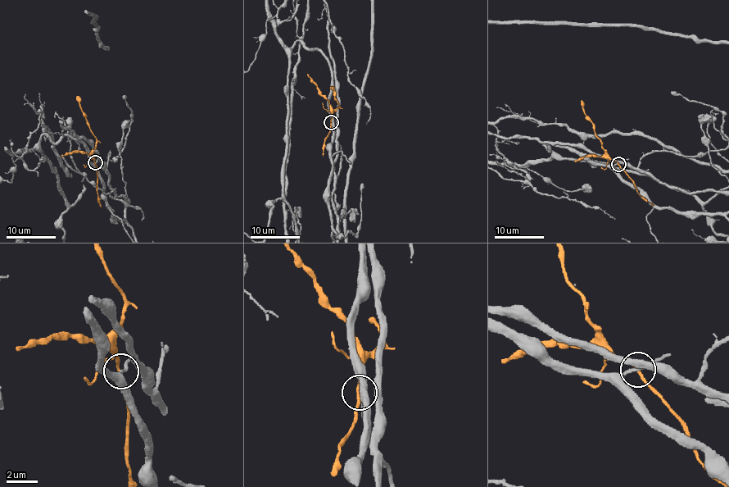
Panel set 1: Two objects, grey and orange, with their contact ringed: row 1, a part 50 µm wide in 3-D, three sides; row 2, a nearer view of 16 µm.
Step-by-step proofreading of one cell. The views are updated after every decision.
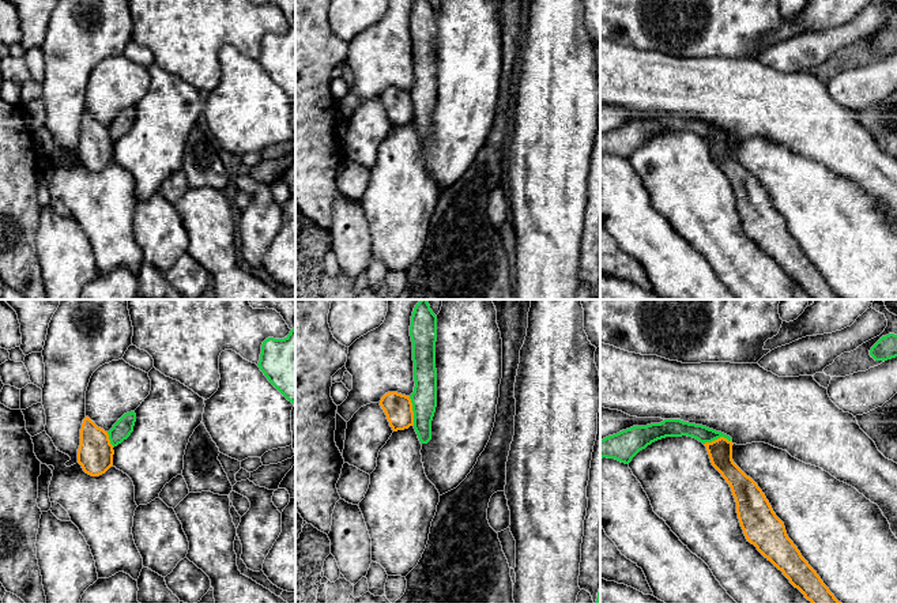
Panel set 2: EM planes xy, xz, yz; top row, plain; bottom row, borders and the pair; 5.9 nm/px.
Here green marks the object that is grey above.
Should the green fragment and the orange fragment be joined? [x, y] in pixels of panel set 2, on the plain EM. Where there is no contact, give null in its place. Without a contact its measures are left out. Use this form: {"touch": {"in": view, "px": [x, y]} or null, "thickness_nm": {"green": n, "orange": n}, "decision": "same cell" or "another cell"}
{"touch": {"in": "xz", "px": [413, 105]}, "thickness_nm": {"green": 150, "orange": 170}, "decision": "another cell"}

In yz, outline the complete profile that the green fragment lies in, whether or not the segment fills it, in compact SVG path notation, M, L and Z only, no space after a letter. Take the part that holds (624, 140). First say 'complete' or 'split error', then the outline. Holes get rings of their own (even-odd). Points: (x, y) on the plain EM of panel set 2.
complete; M664 114L660 118L633 121L600 135L600 154L615 154L629 159L640 146L652 137L666 132L682 131L693 132L702 139L712 137L720 132L732 136L730 131L702 120L689 118L681 114Z

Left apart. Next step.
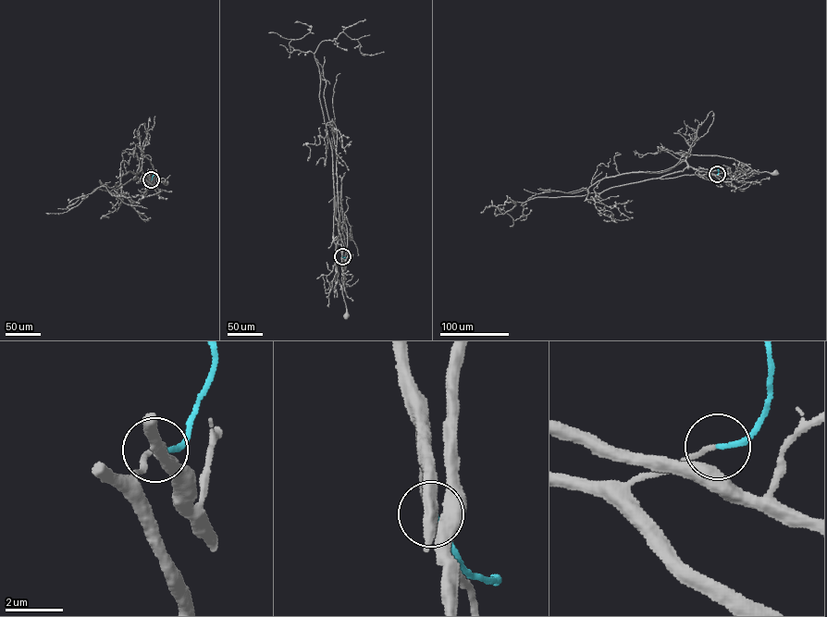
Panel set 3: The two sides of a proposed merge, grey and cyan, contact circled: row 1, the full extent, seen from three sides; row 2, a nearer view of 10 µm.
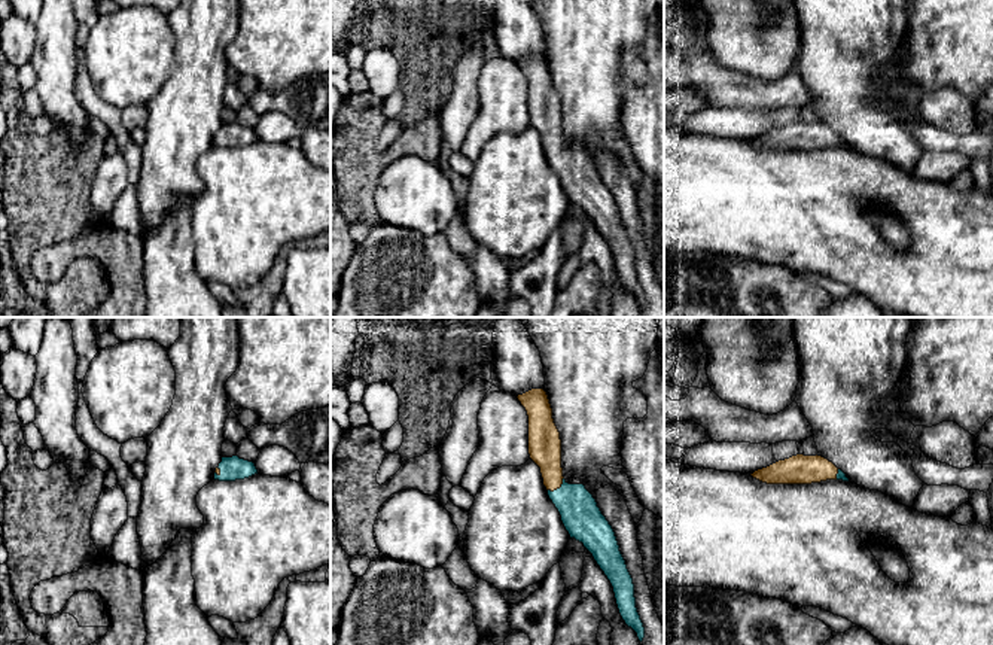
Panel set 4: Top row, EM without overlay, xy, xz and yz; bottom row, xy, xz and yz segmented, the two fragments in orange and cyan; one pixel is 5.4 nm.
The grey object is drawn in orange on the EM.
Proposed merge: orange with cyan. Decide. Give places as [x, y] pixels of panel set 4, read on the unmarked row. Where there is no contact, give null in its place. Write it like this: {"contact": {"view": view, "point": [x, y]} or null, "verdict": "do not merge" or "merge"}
{"contact": {"view": "xz", "point": [559, 154]}, "verdict": "merge"}

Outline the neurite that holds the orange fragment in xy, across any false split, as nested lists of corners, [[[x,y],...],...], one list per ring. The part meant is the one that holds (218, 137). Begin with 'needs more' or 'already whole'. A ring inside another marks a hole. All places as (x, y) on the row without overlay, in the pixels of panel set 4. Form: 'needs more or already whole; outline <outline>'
needs more; outline [[[238,122],[222,124],[222,128],[214,137],[214,146],[219,147],[235,147],[244,146],[258,140],[253,128],[240,125]]]

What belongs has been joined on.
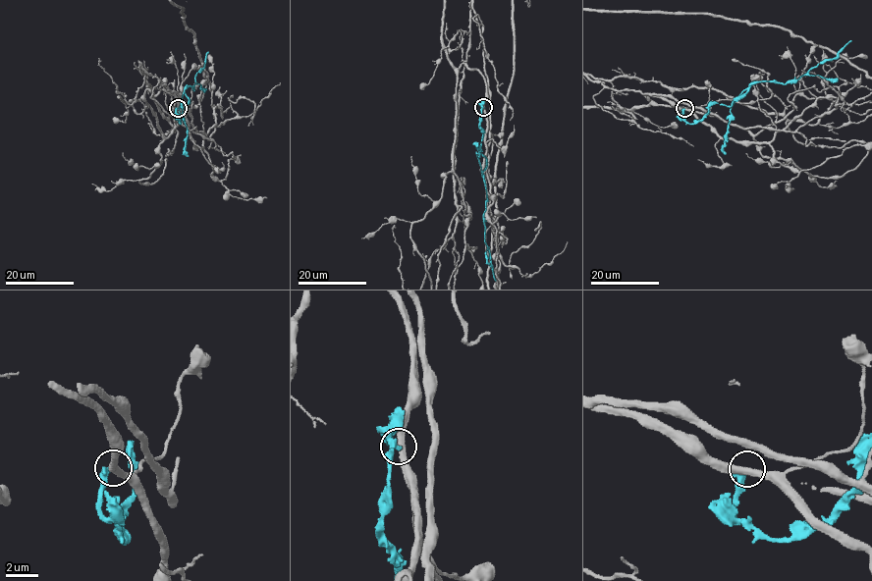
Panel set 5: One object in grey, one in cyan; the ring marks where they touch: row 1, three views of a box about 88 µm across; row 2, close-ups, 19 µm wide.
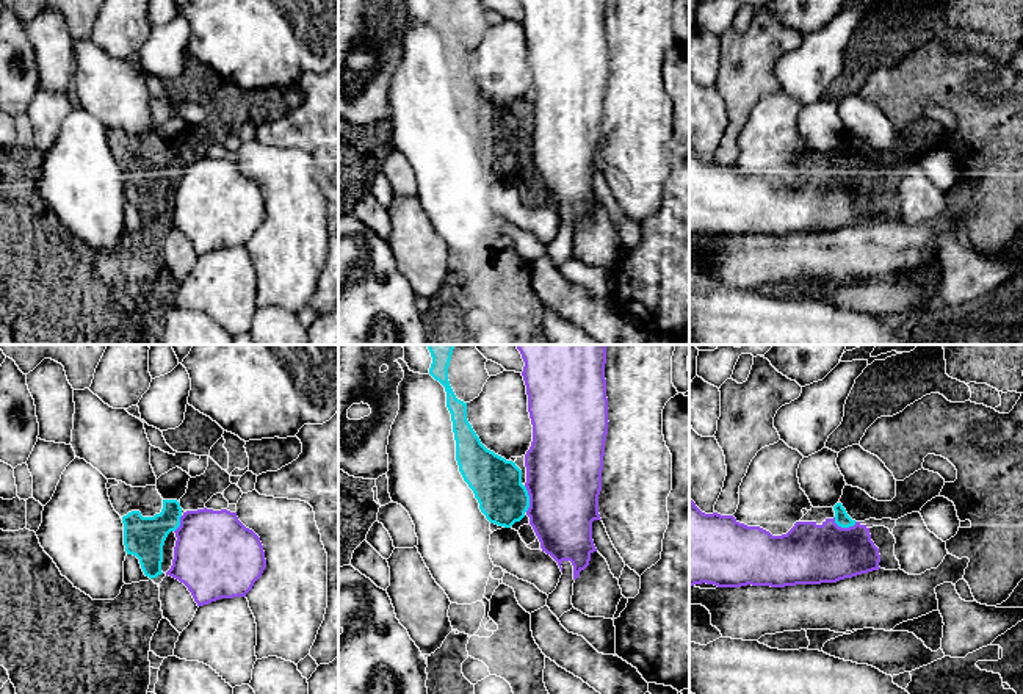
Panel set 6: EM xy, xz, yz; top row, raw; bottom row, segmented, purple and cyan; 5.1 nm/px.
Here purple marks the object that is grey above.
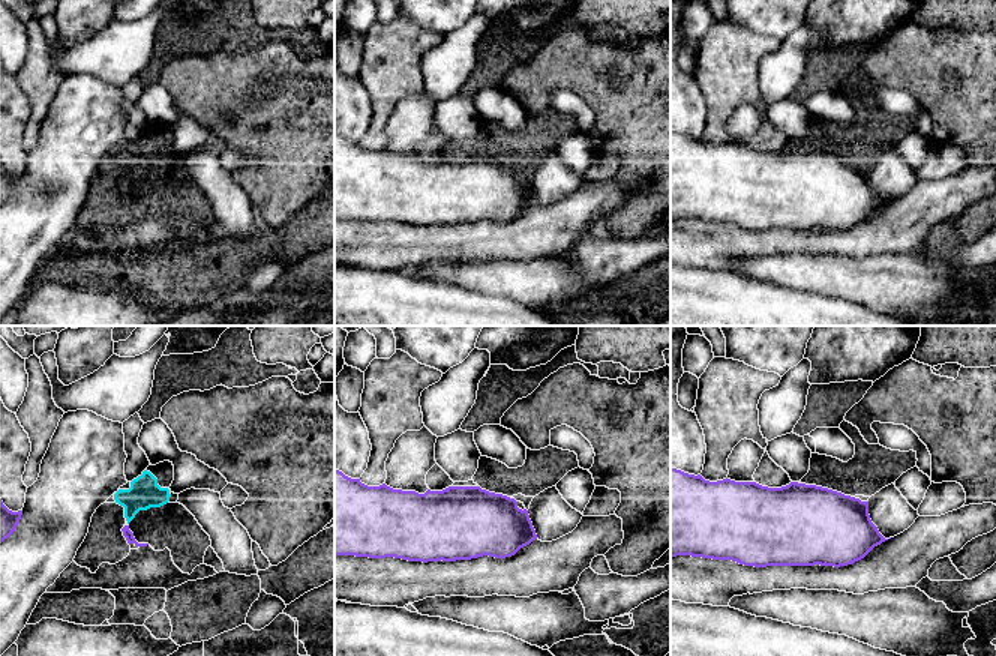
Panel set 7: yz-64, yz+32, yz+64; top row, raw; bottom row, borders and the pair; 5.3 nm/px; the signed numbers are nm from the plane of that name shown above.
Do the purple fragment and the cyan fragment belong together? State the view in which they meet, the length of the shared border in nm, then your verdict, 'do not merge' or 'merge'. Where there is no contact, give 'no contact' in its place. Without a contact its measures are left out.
contact in yz; length 120 nm; do not merge

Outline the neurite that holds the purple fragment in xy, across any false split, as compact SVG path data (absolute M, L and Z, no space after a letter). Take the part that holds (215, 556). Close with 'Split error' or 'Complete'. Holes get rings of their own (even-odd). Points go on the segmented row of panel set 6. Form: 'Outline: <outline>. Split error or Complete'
Outline: M207 508L186 511L174 533L174 559L166 575L183 583L197 606L219 598L246 597L266 567L260 537L238 520L237 512Z. Complete

